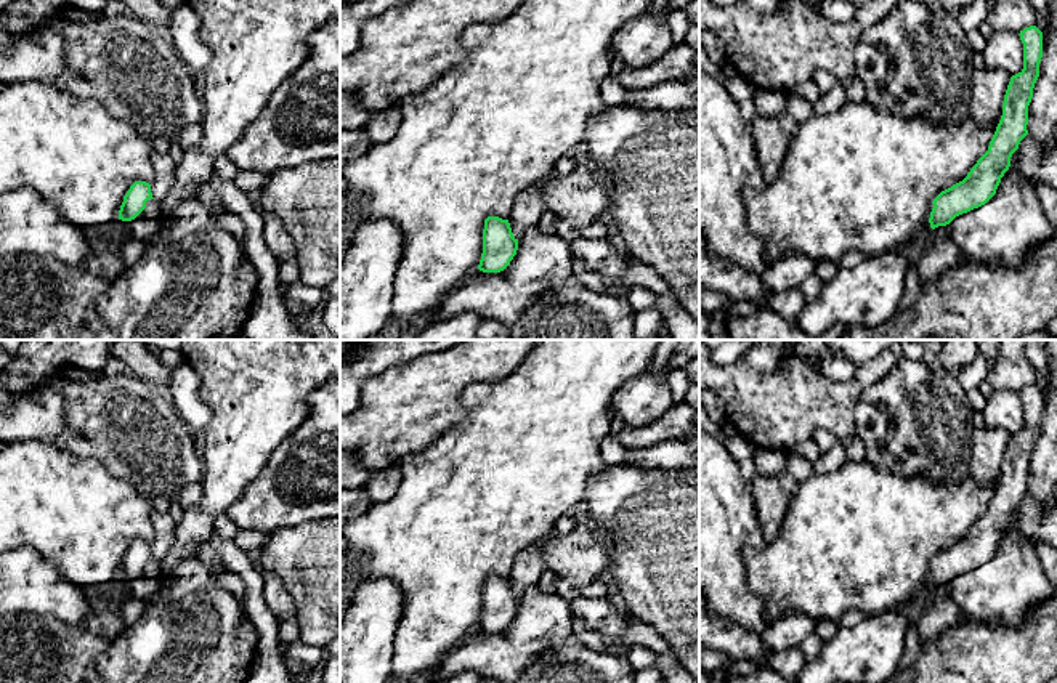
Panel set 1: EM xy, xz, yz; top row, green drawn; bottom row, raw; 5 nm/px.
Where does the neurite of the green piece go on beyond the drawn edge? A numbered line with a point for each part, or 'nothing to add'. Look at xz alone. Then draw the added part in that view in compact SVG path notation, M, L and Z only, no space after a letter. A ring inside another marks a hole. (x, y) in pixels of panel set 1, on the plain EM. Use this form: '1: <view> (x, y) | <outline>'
nothing to add

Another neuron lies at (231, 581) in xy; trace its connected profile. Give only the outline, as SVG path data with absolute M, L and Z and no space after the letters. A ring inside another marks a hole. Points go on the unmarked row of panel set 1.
M229 571L228 574L215 576L213 584L231 592L239 600L239 603L244 604L245 585L236 572Z

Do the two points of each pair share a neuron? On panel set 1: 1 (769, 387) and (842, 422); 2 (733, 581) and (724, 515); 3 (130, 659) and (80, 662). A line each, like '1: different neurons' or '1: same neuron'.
1: same neuron
2: same neuron
3: different neurons

